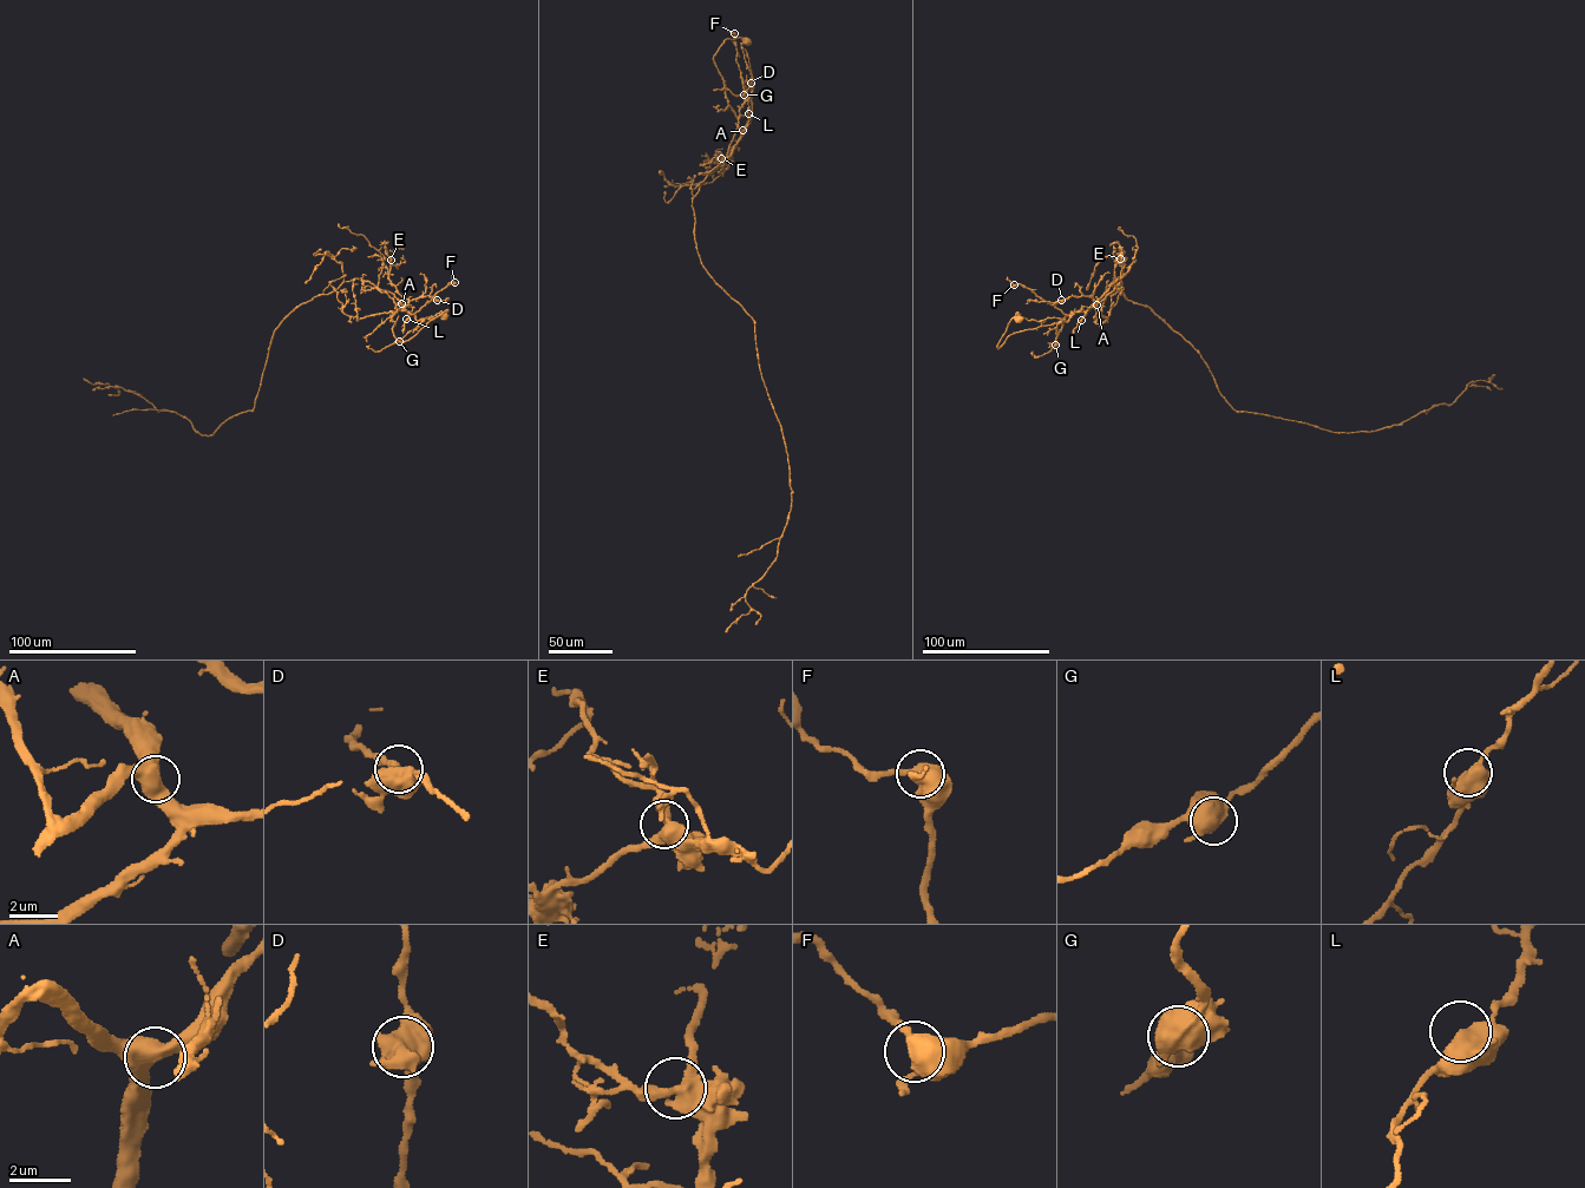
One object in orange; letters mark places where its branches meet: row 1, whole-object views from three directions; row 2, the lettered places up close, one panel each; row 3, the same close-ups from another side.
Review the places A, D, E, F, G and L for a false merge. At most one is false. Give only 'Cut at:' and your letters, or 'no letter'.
Cut at: no letter

